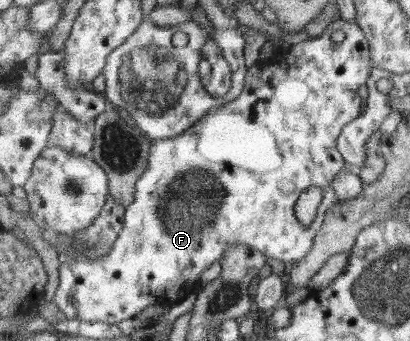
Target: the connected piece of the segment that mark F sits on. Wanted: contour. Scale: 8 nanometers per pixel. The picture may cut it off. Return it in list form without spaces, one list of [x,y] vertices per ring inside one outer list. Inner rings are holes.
[[[340,17],[322,35],[287,47],[287,52],[280,59],[272,61],[272,65],[268,65],[262,74],[258,64],[254,63],[248,70],[245,88],[238,96],[238,99],[211,109],[202,120],[178,137],[166,140],[152,138],[148,168],[138,180],[135,200],[127,206],[125,224],[116,243],[113,245],[113,250],[99,259],[73,259],[68,262],[61,262],[58,269],[60,282],[54,296],[60,311],[66,315],[67,319],[79,319],[80,321],[96,323],[102,321],[108,324],[116,324],[120,323],[120,321],[135,318],[148,305],[174,305],[174,303],[184,299],[188,293],[195,292],[197,286],[200,285],[203,273],[210,269],[216,261],[220,262],[223,260],[229,245],[238,243],[251,245],[262,251],[265,256],[284,262],[288,267],[297,261],[302,261],[311,252],[313,245],[315,245],[316,236],[319,235],[321,227],[323,227],[327,211],[339,201],[338,194],[334,192],[334,187],[332,187],[332,182],[340,172],[344,171],[344,165],[346,165],[345,157],[339,148],[339,138],[343,135],[344,128],[362,115],[362,97],[358,95],[358,89],[362,85],[367,85],[372,68],[371,45],[367,35],[364,34],[358,23],[348,23],[346,19]],[[336,31],[342,31],[346,35],[341,43],[334,43],[332,41],[332,35]],[[312,185],[322,189],[323,197],[318,206],[314,223],[310,227],[306,227],[296,217],[294,205],[296,205],[298,197],[304,191],[308,191],[308,187],[312,187]]]

